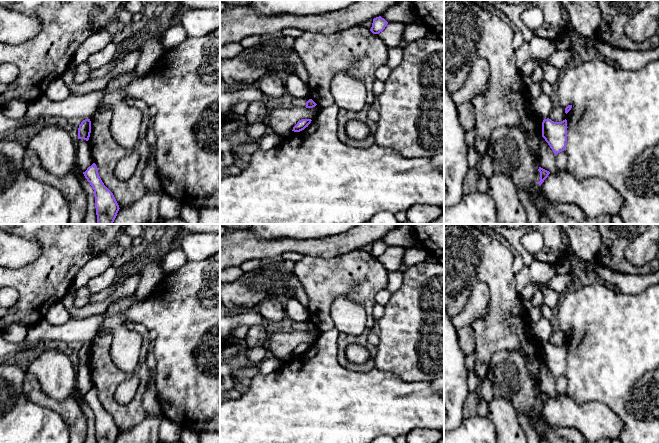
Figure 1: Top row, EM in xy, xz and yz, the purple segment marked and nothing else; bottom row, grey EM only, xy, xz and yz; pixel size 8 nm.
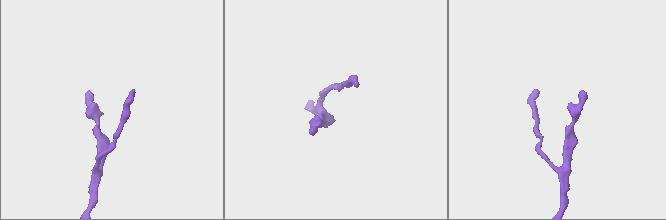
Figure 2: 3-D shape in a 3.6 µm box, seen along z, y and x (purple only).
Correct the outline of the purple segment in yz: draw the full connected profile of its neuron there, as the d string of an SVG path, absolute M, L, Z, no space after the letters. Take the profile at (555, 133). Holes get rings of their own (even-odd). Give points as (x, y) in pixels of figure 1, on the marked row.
M547 118L542 122L542 137L548 143L555 155L565 150L567 128L566 119L561 122L554 122Z

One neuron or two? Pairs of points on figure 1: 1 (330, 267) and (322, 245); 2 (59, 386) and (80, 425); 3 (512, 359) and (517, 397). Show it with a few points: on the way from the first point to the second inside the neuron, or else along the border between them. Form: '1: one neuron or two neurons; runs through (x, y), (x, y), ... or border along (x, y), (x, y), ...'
1: two neurons; border along (349, 251), (332, 257), (304, 255)
2: two neurons; border along (43, 390), (57, 400), (74, 398), (83, 413)
3: one neuron; runs through (512, 368), (512, 381), (517, 388)

